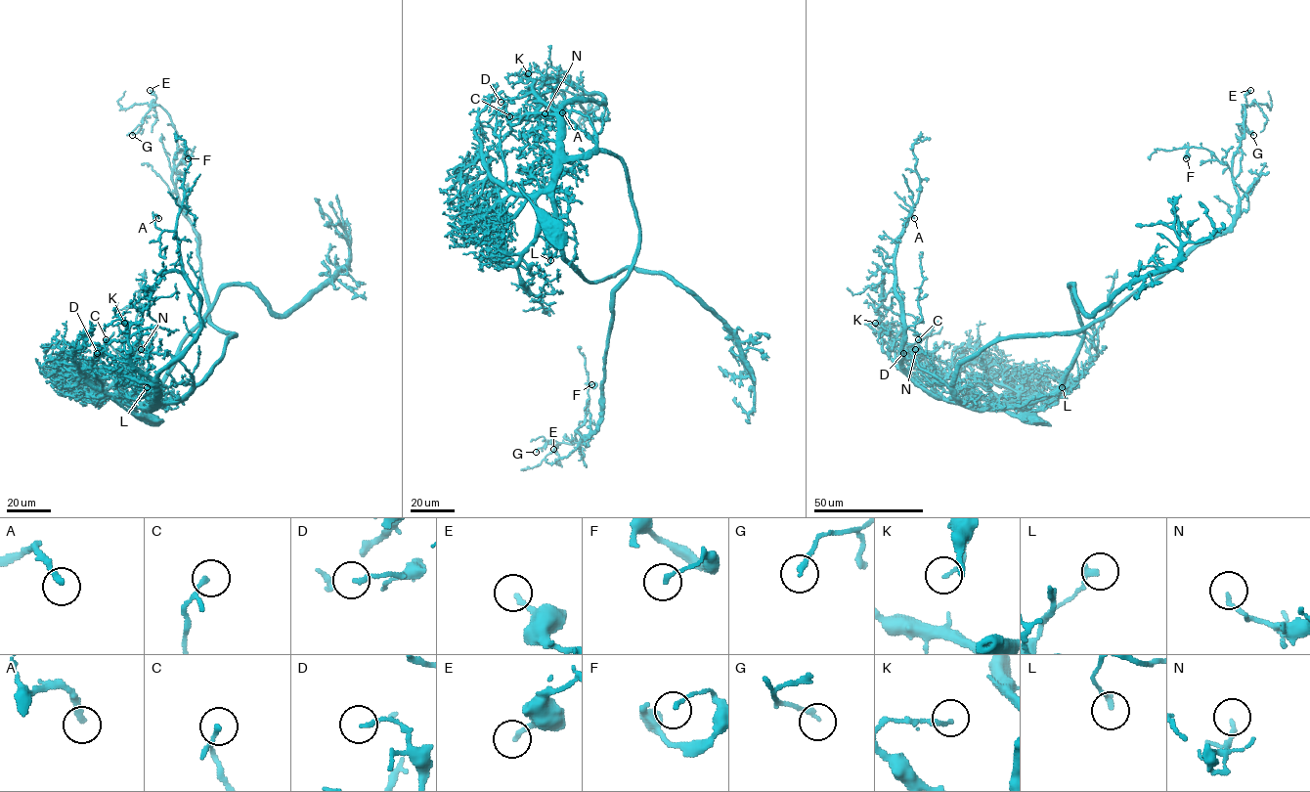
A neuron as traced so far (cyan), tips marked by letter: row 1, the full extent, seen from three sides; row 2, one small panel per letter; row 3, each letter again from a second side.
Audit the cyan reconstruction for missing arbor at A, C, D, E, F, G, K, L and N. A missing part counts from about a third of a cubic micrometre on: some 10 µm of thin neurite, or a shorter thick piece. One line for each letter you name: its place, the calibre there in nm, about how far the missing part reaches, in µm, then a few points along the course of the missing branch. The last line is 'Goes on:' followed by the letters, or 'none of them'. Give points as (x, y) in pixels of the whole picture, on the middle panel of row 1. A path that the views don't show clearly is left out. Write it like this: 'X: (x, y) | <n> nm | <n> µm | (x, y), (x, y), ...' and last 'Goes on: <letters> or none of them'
A: (562, 112) | 260 nm | 15 µm | (562, 112), (565, 118), (568, 117), (564, 118), (565, 124)
F: (591, 384) | 140 nm | 10 µm
Goes on: A, F

